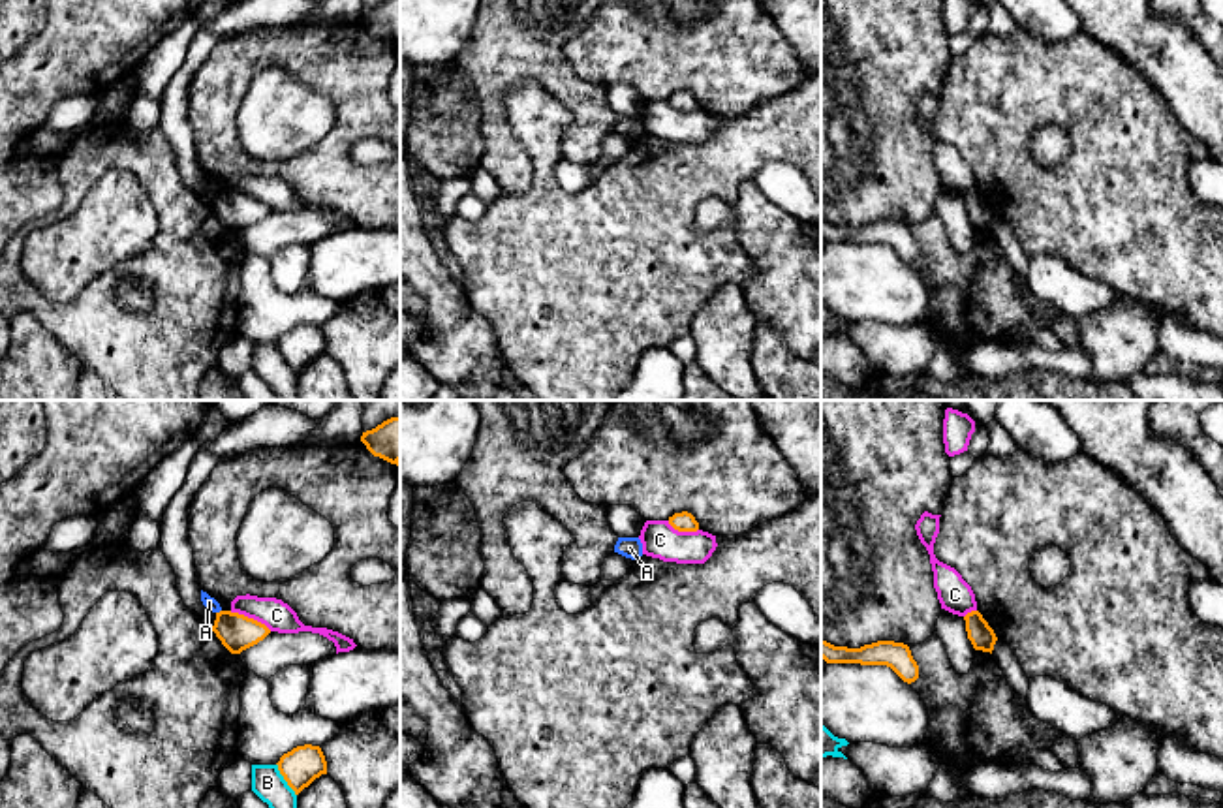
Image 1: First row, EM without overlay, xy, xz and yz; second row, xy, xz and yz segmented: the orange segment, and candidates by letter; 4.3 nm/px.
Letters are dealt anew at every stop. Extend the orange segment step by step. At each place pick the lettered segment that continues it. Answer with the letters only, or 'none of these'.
none of these

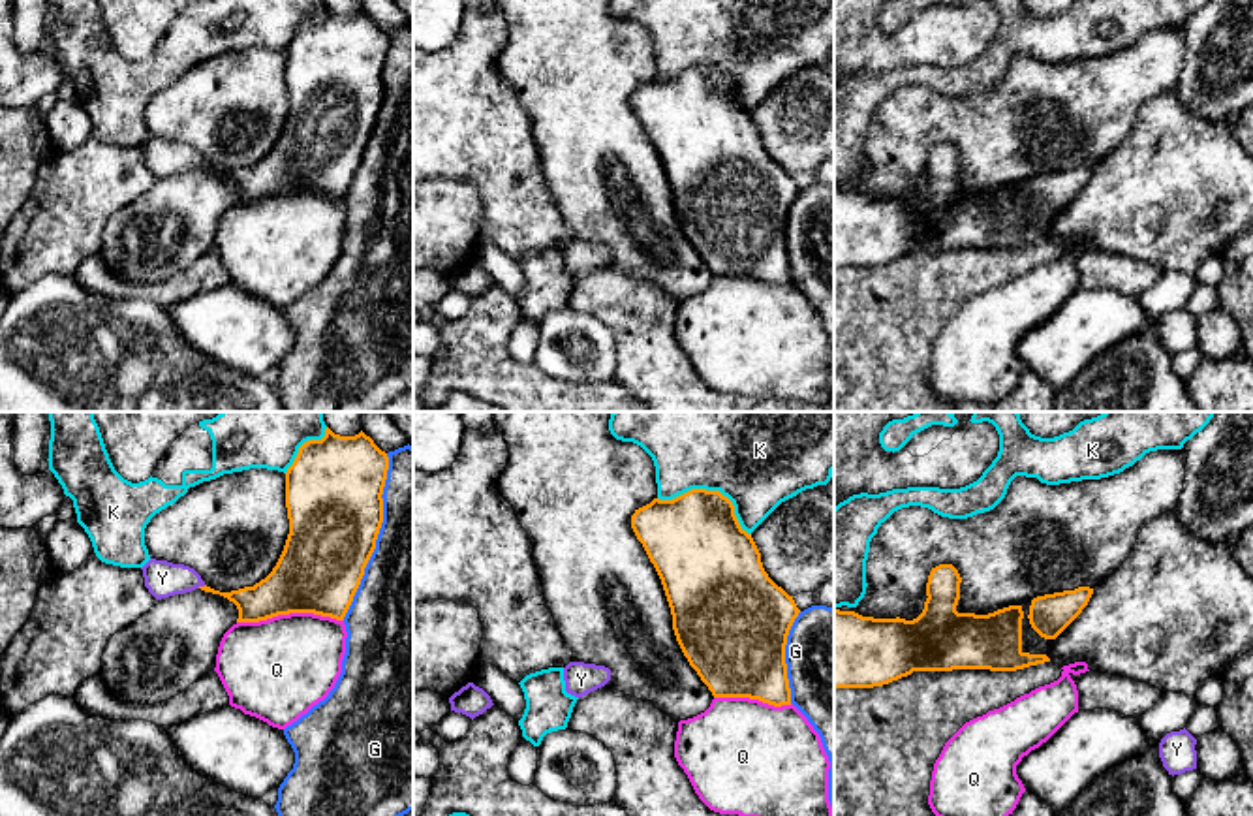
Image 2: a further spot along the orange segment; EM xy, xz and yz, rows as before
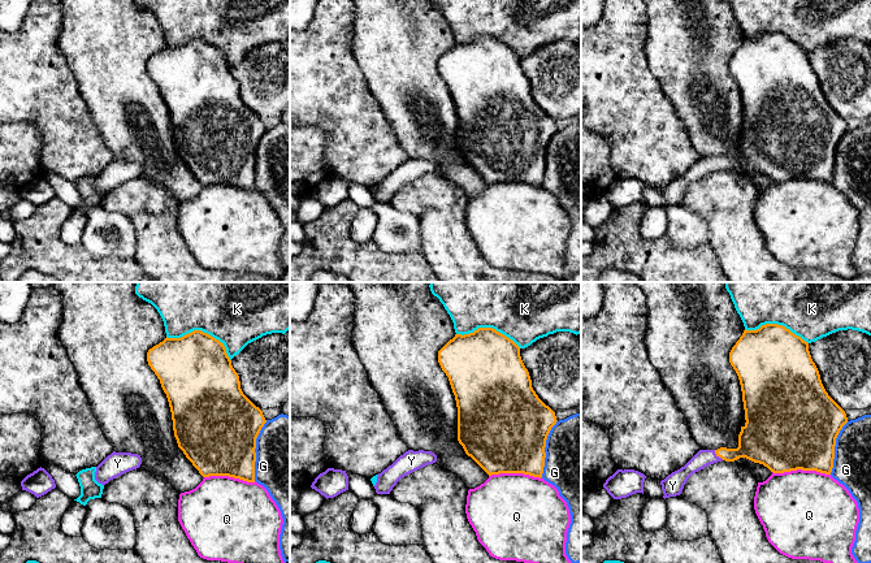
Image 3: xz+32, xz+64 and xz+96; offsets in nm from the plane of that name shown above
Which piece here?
Y

